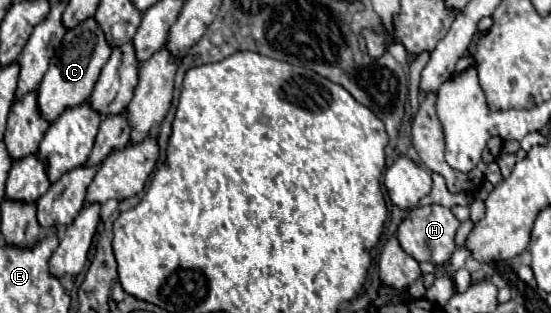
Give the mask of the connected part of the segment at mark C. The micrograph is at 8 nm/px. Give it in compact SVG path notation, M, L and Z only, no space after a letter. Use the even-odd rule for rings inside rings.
M93 17L81 21L73 29L67 29L63 43L61 43L61 49L57 51L57 57L51 59L51 65L39 85L37 103L39 103L39 109L47 121L57 119L63 113L63 109L79 105L89 99L89 95L99 79L99 73L101 73L103 65L107 63L111 51L113 51L113 47L109 45L103 29L99 27L99 23Z

